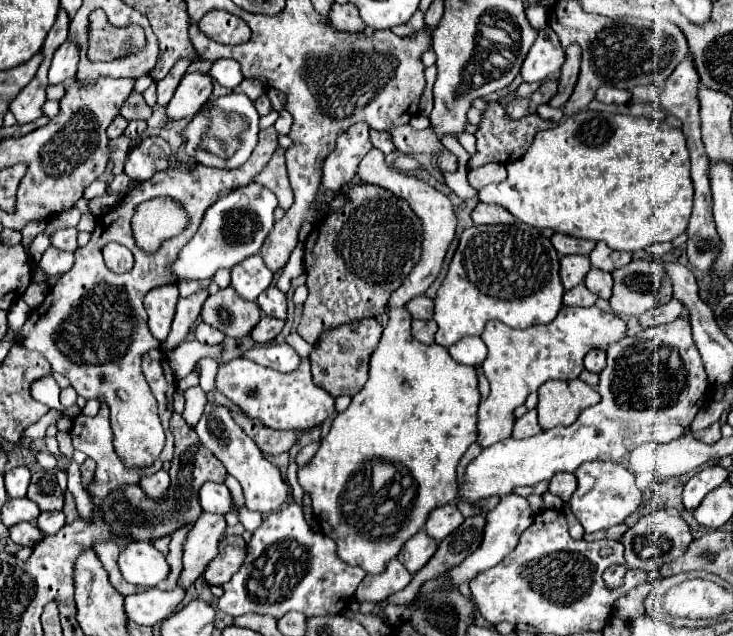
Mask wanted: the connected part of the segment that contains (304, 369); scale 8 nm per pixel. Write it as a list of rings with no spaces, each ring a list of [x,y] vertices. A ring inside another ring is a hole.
[[[239,357],[219,367],[215,375],[215,387],[227,399],[231,399],[247,417],[257,419],[271,429],[311,429],[315,425],[321,425],[329,415],[335,413],[335,399],[311,381],[307,357],[301,357],[299,367],[289,373],[261,367],[253,361],[245,361]]]

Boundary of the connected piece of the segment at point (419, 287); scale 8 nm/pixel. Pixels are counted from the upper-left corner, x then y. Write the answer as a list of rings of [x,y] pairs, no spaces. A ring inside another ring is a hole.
[[[377,149],[369,151],[367,157],[359,163],[359,169],[357,169],[357,177],[365,183],[371,183],[371,185],[379,185],[379,187],[385,187],[389,191],[393,191],[395,195],[407,199],[411,203],[411,209],[421,217],[423,221],[423,233],[425,233],[425,241],[423,241],[423,257],[419,261],[419,265],[413,269],[413,273],[409,273],[409,277],[403,281],[403,285],[391,293],[389,297],[389,303],[387,307],[403,307],[405,301],[413,299],[415,295],[423,295],[427,291],[427,287],[435,281],[435,277],[439,275],[441,271],[441,263],[443,263],[443,257],[445,257],[445,251],[449,247],[449,243],[453,241],[453,235],[455,235],[455,225],[457,225],[457,217],[455,217],[455,211],[453,211],[453,205],[451,201],[437,189],[433,189],[427,181],[423,179],[417,179],[417,177],[409,177],[407,173],[403,171],[397,171],[393,169],[391,165],[385,163],[385,155]]]

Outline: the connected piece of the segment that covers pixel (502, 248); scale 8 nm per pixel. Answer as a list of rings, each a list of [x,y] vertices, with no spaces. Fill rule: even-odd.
[[[515,221],[511,225],[473,225],[461,233],[449,271],[435,297],[435,321],[439,325],[435,341],[443,347],[451,347],[453,343],[461,341],[461,337],[481,335],[485,323],[491,319],[503,321],[515,329],[525,329],[533,323],[549,323],[561,309],[563,293],[565,289],[559,277],[557,251],[539,229],[529,227],[521,221]]]

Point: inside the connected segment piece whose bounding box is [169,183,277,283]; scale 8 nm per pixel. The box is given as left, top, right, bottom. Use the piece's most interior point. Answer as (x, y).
(248, 210)

